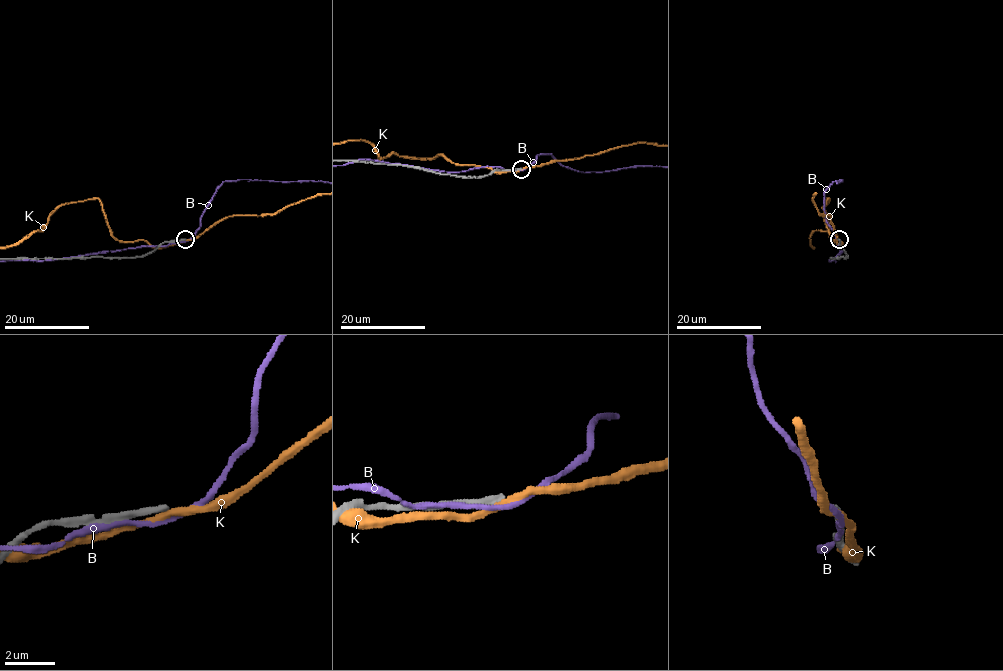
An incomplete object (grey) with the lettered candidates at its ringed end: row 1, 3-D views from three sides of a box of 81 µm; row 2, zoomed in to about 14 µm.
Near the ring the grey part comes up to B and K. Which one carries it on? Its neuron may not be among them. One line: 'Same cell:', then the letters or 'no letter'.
Same cell: no letter

